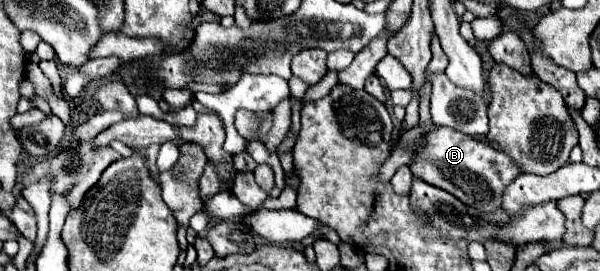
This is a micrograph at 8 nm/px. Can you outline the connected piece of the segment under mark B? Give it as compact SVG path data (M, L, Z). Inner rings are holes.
M436 126L430 134L426 134L426 144L414 156L410 170L426 184L442 188L460 202L476 206L484 212L500 208L504 186L520 174L520 170L516 170L516 166L512 166L512 162L508 162L508 158L504 158L498 150L448 126Z

